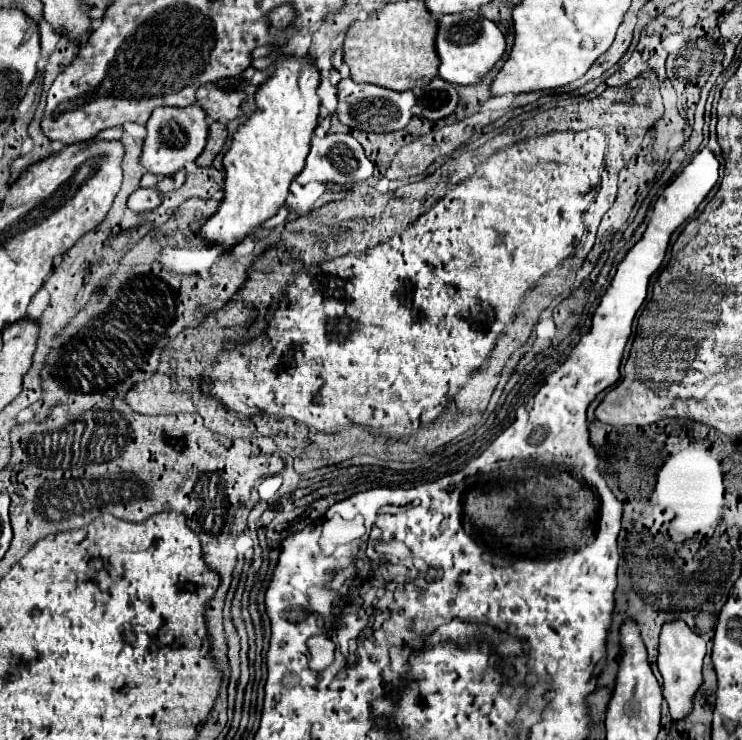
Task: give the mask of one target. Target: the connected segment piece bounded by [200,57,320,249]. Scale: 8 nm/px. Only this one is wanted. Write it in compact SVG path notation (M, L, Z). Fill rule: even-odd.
M272 57L272 59L276 69L272 77L266 83L262 83L260 89L256 91L256 111L234 133L232 145L224 155L224 169L226 169L224 199L220 201L218 211L212 217L208 217L206 223L200 227L202 239L206 239L210 245L222 245L232 249L246 237L252 237L264 225L264 221L274 217L278 209L286 203L286 197L290 193L290 183L304 169L304 159L308 157L310 139L318 119L320 101L316 89L320 85L320 75L308 59L294 59L294 57Z

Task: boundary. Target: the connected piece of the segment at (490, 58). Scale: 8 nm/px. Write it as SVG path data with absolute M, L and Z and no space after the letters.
M464 11L456 15L440 17L436 51L440 55L440 69L438 75L452 85L474 85L480 83L482 77L492 71L492 67L502 59L506 53L506 37L498 29L498 25L480 13Z

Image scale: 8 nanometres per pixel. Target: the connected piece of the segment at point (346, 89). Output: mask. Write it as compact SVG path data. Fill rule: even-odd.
M346 77L338 83L338 107L336 107L336 117L344 125L368 133L388 133L388 131L398 131L404 129L410 119L414 117L412 107L416 105L416 95L412 91L392 91L386 87L376 87L368 83L354 83L352 77Z

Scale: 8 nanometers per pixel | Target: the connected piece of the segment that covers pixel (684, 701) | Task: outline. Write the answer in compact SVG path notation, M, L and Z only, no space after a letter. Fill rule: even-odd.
M682 619L664 623L664 627L660 631L660 643L658 643L658 669L664 679L662 695L670 707L672 719L682 719L692 709L692 697L702 683L704 655L706 655L704 639L698 633L694 633Z

